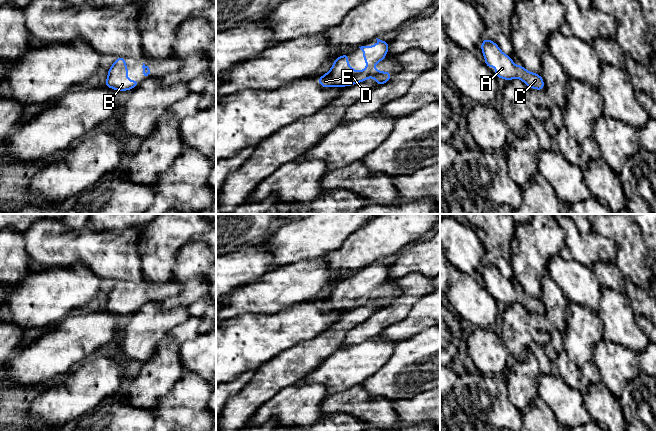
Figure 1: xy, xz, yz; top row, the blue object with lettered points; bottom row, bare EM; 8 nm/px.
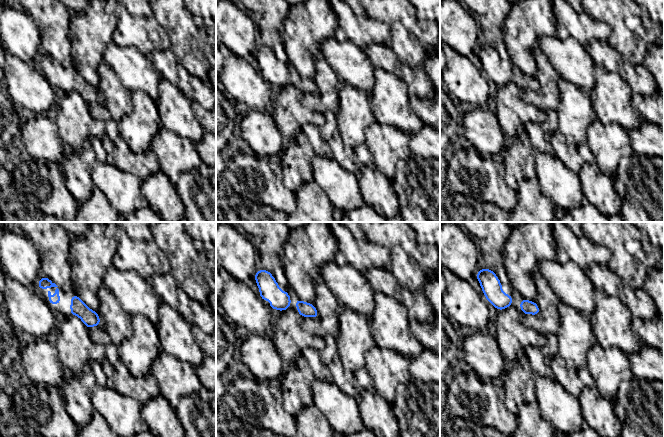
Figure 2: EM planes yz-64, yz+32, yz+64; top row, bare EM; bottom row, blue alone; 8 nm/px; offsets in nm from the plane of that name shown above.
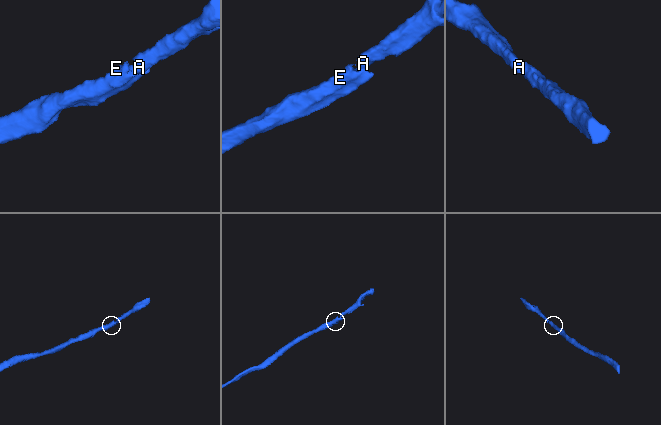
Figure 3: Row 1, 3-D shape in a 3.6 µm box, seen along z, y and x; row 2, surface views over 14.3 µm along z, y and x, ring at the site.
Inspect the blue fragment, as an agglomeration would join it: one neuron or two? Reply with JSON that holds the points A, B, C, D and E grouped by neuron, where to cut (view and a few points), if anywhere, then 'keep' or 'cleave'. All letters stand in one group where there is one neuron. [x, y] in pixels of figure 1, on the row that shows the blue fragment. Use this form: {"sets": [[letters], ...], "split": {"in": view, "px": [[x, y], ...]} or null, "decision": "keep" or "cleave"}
{"sets": [["A", "B", "C", "D", "E"]], "split": null, "decision": "keep"}

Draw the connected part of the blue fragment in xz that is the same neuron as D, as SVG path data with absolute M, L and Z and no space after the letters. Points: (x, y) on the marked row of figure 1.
M378 38L377 44L373 46L359 47L364 53L363 58L366 61L367 68L361 71L355 71L348 63L349 54L344 54L334 60L332 68L323 76L317 78L320 86L328 87L348 87L373 77L378 86L390 81L392 74L375 70L374 65L381 62L387 55L390 42L382 41Z

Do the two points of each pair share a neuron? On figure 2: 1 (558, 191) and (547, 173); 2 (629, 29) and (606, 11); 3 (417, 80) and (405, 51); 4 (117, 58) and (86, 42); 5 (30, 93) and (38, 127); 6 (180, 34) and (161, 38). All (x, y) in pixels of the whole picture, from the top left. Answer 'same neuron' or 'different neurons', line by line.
1: same neuron
2: same neuron
3: different neurons
4: different neurons
5: different neurons
6: different neurons

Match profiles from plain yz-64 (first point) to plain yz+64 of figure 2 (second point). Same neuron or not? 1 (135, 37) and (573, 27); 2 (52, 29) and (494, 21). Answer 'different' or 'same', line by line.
1: same
2: same

